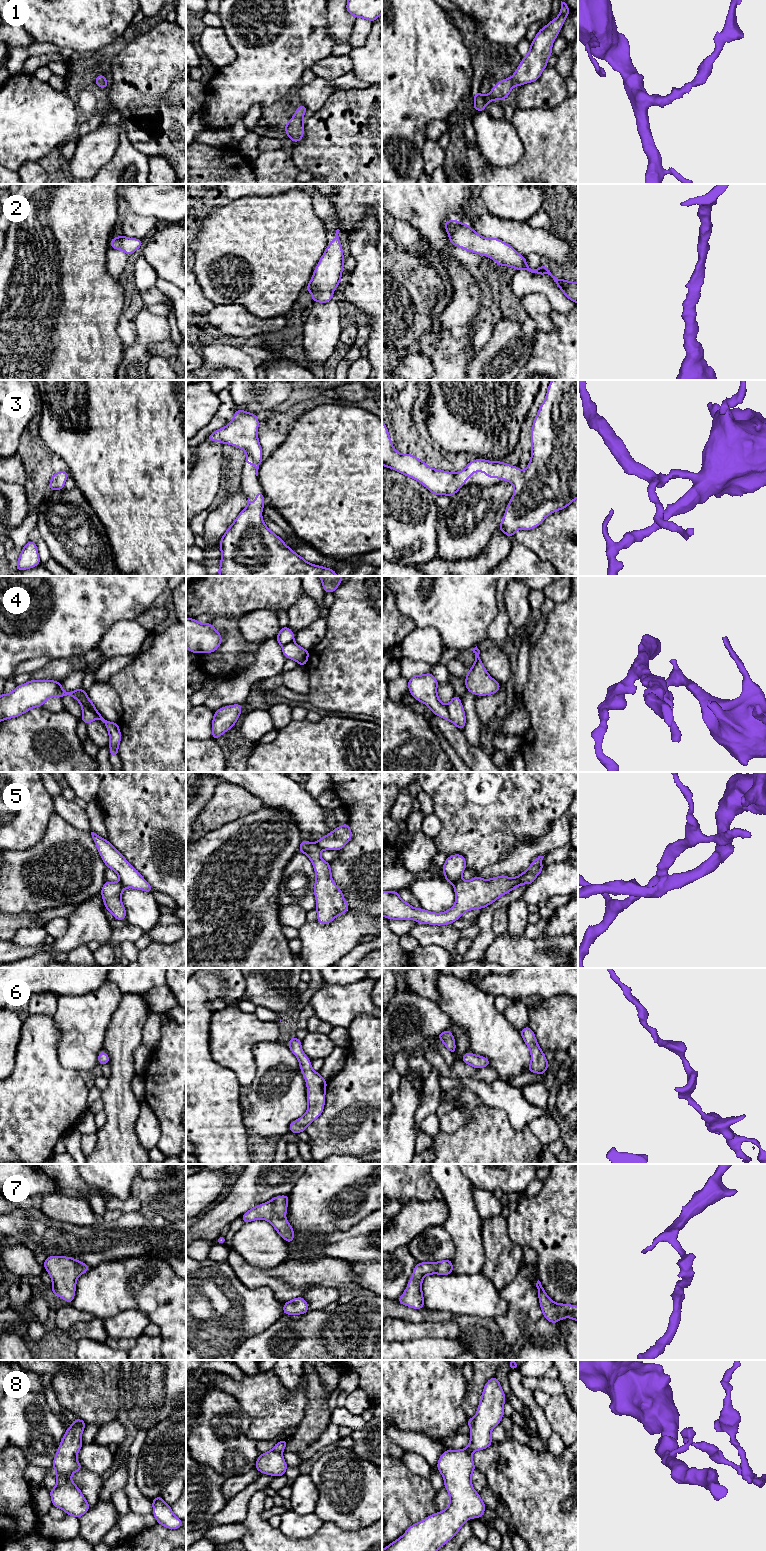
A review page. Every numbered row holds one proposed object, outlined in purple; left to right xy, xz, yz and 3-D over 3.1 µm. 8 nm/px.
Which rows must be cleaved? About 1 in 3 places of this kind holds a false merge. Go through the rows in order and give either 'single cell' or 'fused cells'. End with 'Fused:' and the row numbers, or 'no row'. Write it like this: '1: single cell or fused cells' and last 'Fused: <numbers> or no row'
1: single cell
2: single cell
3: single cell
4: fused cells
5: fused cells
6: single cell
7: single cell
8: fused cells
Fused: 4, 5, 8

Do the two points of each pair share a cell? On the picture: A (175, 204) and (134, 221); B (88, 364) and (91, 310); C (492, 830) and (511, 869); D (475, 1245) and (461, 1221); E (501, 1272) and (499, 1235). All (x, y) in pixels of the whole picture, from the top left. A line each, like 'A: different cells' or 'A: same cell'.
A: different cells
B: same cell
C: different cells
D: same cell
E: same cell

